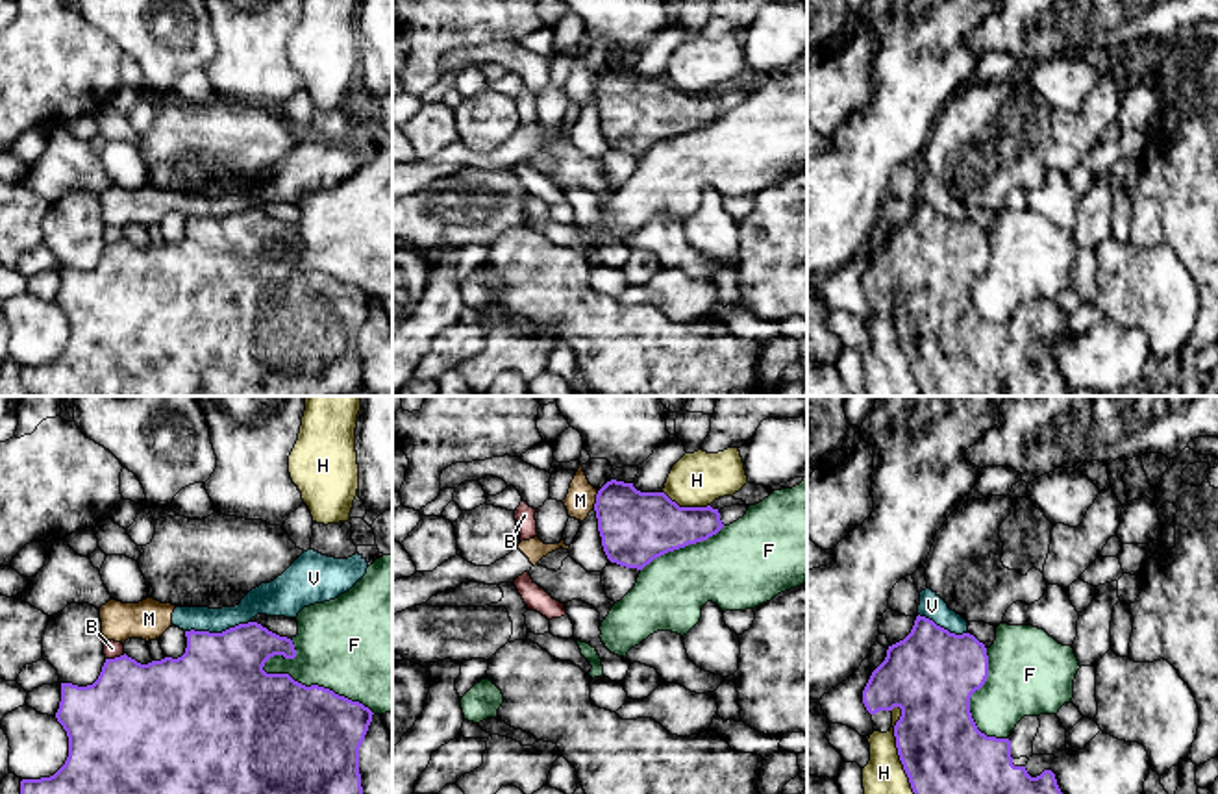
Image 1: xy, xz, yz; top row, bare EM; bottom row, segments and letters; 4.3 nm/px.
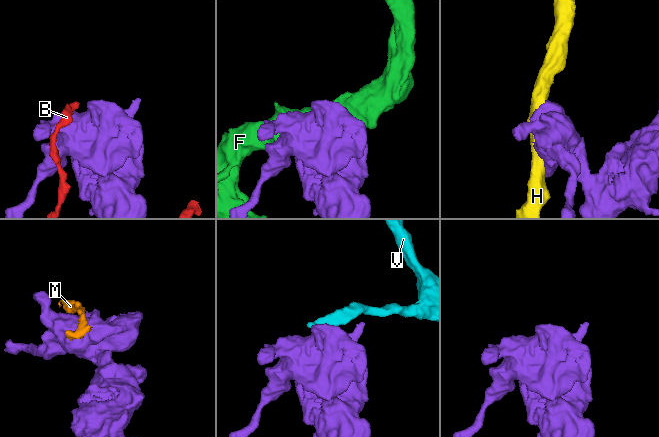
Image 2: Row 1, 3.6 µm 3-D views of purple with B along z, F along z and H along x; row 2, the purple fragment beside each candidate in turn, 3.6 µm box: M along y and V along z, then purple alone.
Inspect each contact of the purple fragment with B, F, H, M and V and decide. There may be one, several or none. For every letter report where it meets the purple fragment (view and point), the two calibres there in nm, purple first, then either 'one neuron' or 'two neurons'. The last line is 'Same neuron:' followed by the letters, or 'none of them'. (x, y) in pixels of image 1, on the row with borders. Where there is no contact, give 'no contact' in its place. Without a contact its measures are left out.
B: contact xy (115, 657); calibres 420 and 70 nm; two neurons
F: contact xy (317, 685); calibres 480 and 460 nm; two neurons
H: contact yz (896, 746); calibres 360 and 170 nm; two neurons
M: contact xz (596, 500); calibres 320 and 130 nm; two neurons
V: contact xy (217, 633); calibres 440 and 130 nm; two neurons
Same neuron: none of them

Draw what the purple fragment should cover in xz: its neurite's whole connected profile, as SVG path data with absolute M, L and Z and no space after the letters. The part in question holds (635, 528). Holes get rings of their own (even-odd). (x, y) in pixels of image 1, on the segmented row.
M616 479L598 490L594 511L607 559L637 570L724 527L711 505L679 507L665 492L640 492Z

